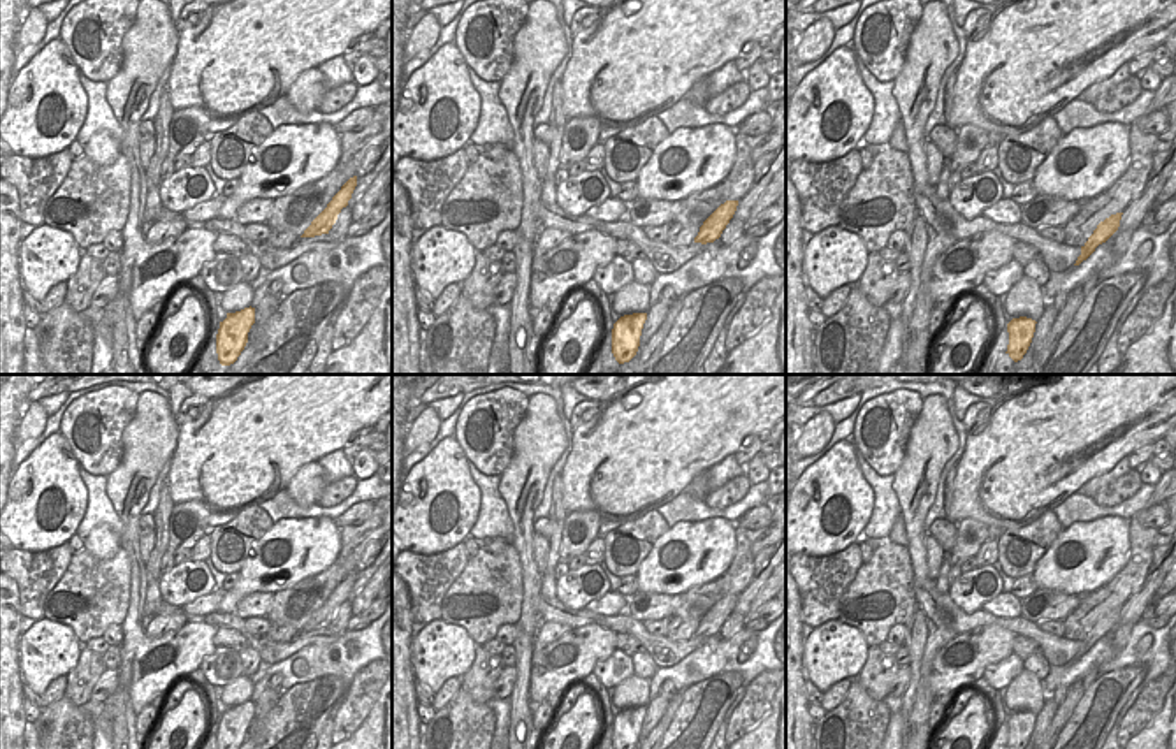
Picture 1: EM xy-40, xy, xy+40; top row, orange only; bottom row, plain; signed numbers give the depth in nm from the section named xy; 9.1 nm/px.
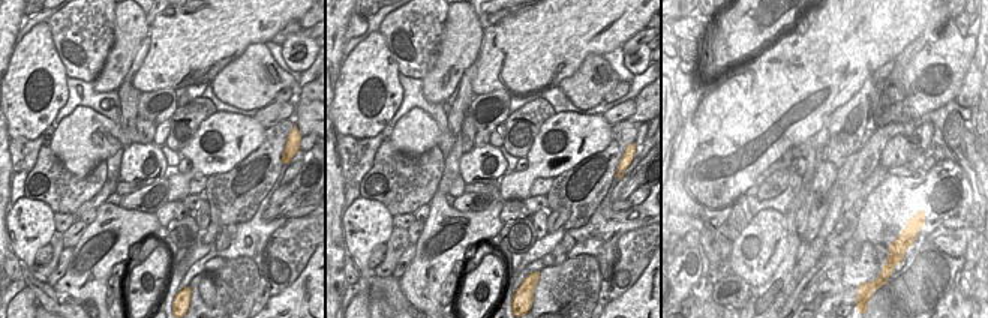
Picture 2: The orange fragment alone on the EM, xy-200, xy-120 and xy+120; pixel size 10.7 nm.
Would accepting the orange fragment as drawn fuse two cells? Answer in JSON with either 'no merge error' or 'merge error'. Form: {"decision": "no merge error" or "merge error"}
{"decision": "merge error"}

